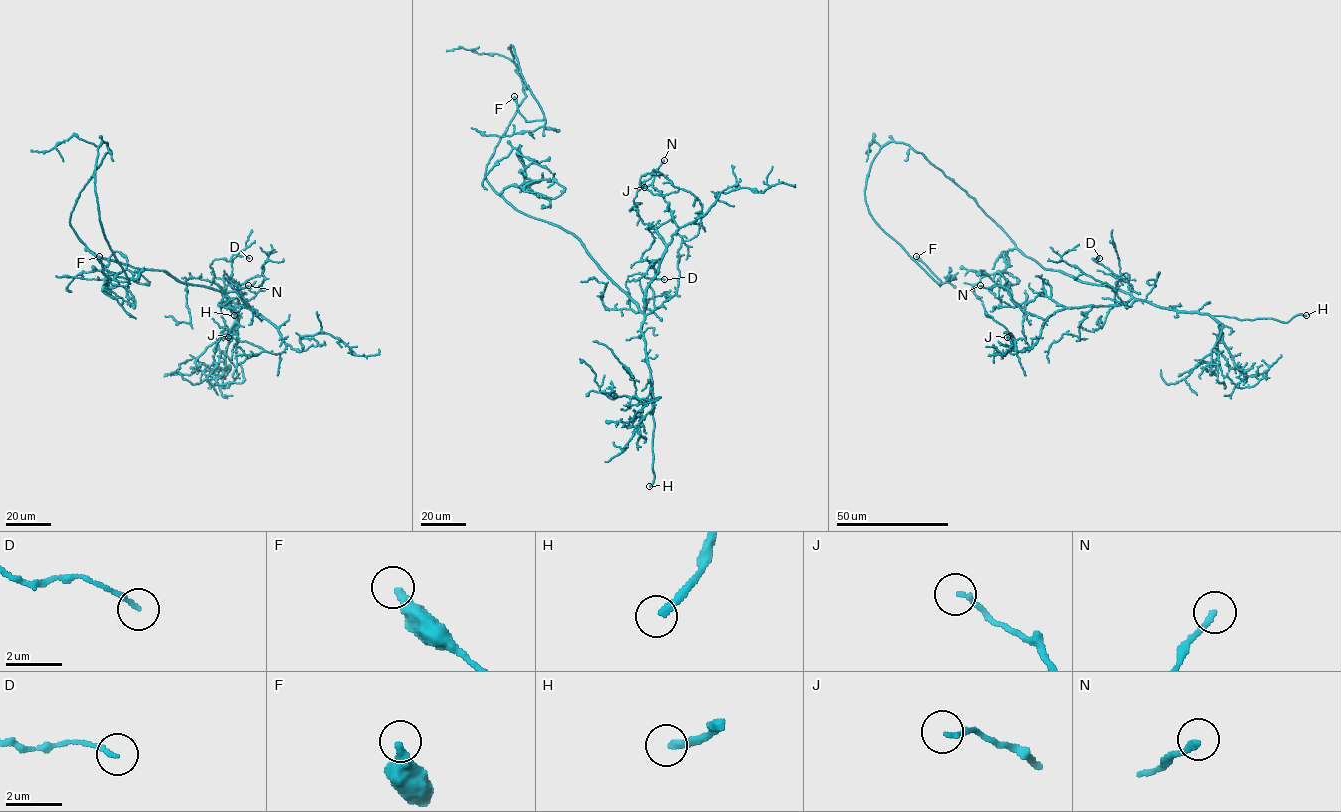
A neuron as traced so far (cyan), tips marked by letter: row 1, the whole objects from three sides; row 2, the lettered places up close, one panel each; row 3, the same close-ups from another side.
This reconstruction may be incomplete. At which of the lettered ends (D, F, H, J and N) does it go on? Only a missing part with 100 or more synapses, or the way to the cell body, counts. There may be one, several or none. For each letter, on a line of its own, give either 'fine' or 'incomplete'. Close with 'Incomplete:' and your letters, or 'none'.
D: fine
F: fine
H: incomplete
J: fine
N: fine
Incomplete: H

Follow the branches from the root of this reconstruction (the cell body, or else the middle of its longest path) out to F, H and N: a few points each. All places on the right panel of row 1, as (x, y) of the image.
F: (1022, 252), (973, 198), (921, 153), (888, 142), (866, 179), (868, 210), (940, 286), (916, 256)
H: (1022, 252), (1044, 269), (1178, 310), (1285, 322), (1306, 315)
N: (1022, 252), (1044, 269), (1131, 297), (1065, 307), (1043, 319), (1023, 312), (1006, 288), (980, 285)

